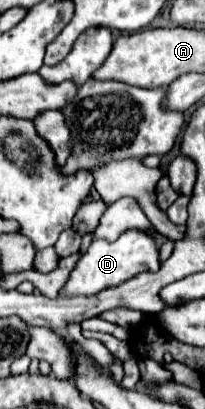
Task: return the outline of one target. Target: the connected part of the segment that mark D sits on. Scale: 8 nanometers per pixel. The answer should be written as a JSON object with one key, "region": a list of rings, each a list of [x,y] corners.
{"region":[[[131,229],[121,233],[121,237],[113,243],[107,241],[93,241],[87,249],[87,253],[83,253],[79,257],[79,261],[75,263],[69,281],[63,285],[63,289],[59,291],[59,295],[79,295],[79,297],[91,297],[97,295],[99,291],[107,289],[107,287],[115,287],[121,285],[125,281],[129,281],[131,277],[145,273],[145,271],[157,271],[161,267],[159,263],[159,251],[157,245],[151,237],[147,237],[143,231],[139,229]]]}

